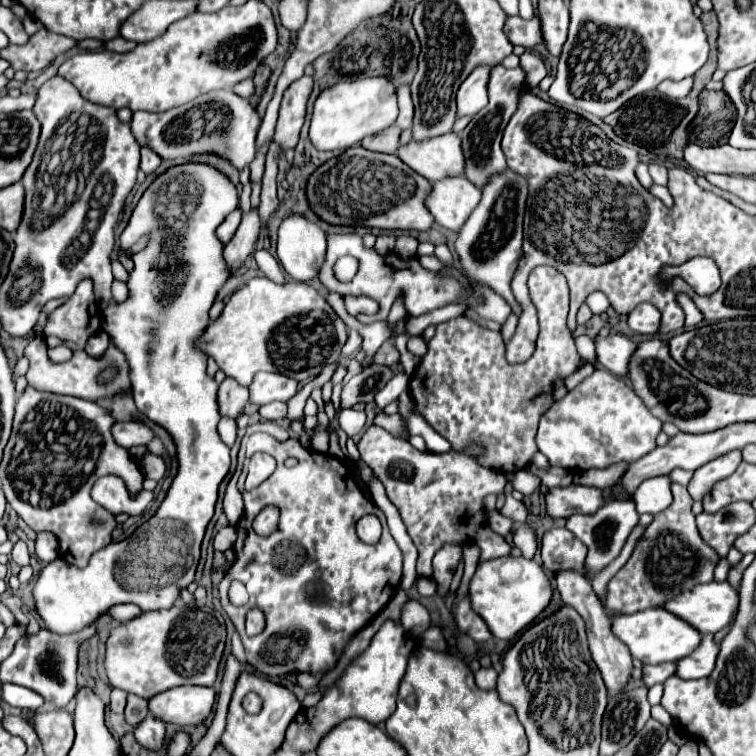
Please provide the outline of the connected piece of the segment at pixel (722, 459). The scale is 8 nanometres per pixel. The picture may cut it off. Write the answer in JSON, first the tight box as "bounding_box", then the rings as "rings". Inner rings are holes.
{"bounding_box":[687,450,741,500],"rings":[[[733,450],[733,452],[725,454],[725,456],[719,456],[715,460],[707,462],[705,466],[697,468],[695,474],[693,474],[693,478],[691,478],[691,482],[689,482],[689,486],[687,486],[691,498],[693,500],[703,500],[705,494],[709,494],[709,490],[719,480],[731,476],[737,470],[739,464],[741,464],[741,452]]]}

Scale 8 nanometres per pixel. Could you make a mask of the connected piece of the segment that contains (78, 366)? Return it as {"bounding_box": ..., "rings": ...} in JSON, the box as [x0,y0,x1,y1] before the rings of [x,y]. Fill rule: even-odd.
{"bounding_box":[25,336,129,400],"rings":[[[35,336],[29,346],[25,348],[25,358],[29,360],[29,370],[27,370],[27,382],[29,386],[33,386],[35,390],[41,392],[53,392],[53,394],[69,394],[69,396],[77,396],[77,398],[85,398],[85,400],[99,400],[103,396],[111,396],[117,394],[121,390],[125,390],[129,386],[129,368],[125,358],[117,352],[117,348],[113,342],[110,342],[107,354],[103,354],[103,358],[91,358],[85,352],[75,352],[73,358],[69,362],[63,364],[55,364],[53,360],[49,360],[47,350],[45,350],[45,340],[43,336]],[[109,362],[113,362],[113,366],[117,366],[117,378],[113,378],[113,382],[109,382],[109,386],[101,386],[101,382],[97,382],[97,374],[101,374],[101,370],[105,370],[105,366],[109,366]]]}

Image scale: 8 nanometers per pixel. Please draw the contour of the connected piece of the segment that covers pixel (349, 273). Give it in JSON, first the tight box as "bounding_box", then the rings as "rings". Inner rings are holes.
{"bounding_box":[333,256,357,282],"rings":[[[351,256],[339,258],[339,262],[333,266],[333,272],[335,272],[335,278],[339,282],[349,282],[357,272],[357,260]]]}

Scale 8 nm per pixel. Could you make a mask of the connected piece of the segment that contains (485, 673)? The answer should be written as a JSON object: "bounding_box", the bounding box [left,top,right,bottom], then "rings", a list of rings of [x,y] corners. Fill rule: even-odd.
{"bounding_box":[475,668,497,690],"rings":[[[479,668],[475,672],[475,682],[479,688],[485,688],[485,690],[491,690],[495,688],[497,684],[497,672],[493,668]]]}

